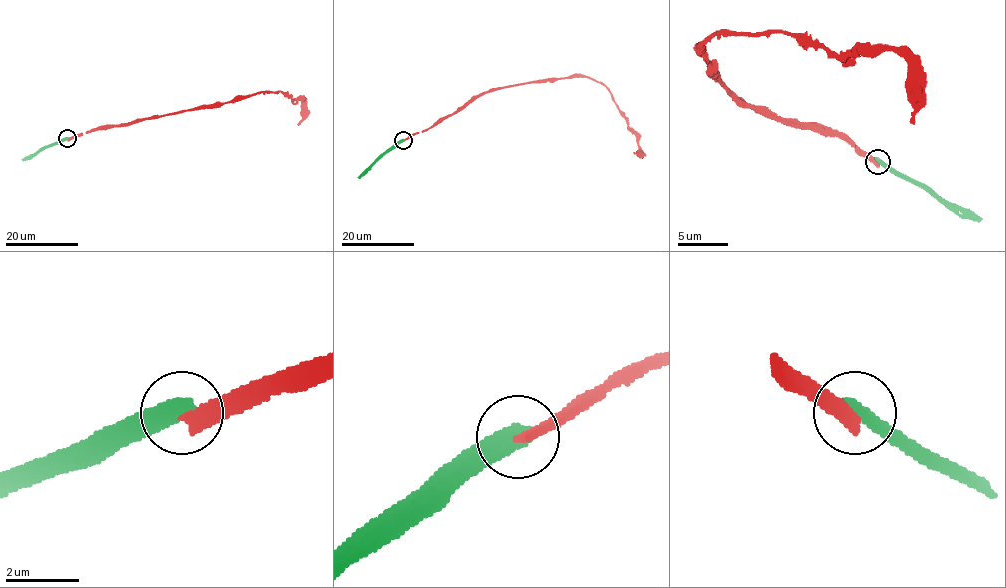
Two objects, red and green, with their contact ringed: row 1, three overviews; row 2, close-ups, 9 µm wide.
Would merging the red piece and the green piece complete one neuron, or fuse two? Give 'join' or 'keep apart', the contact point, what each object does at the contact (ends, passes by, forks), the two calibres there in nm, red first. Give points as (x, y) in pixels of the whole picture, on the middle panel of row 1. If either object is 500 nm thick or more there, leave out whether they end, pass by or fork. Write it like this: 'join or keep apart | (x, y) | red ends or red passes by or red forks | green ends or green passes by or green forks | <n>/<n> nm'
keep apart | (403, 140) | 360/550 nm

